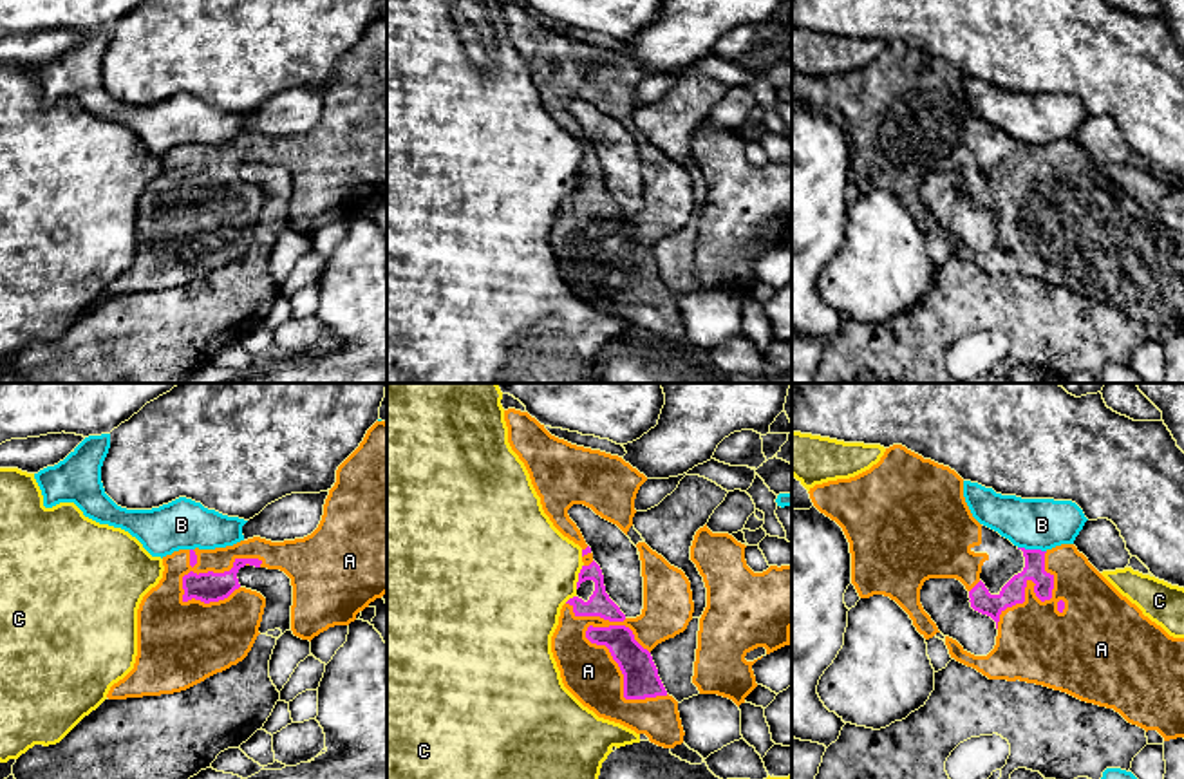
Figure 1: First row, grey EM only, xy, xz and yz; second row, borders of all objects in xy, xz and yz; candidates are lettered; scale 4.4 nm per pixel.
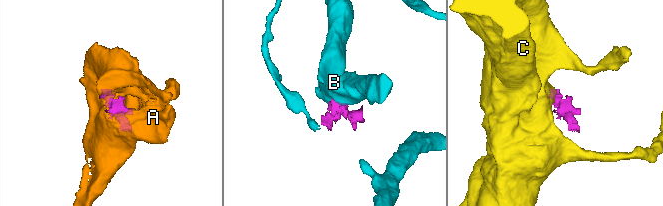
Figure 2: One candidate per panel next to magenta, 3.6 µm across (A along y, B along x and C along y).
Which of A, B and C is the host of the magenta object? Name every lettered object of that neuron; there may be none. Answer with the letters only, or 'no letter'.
A

